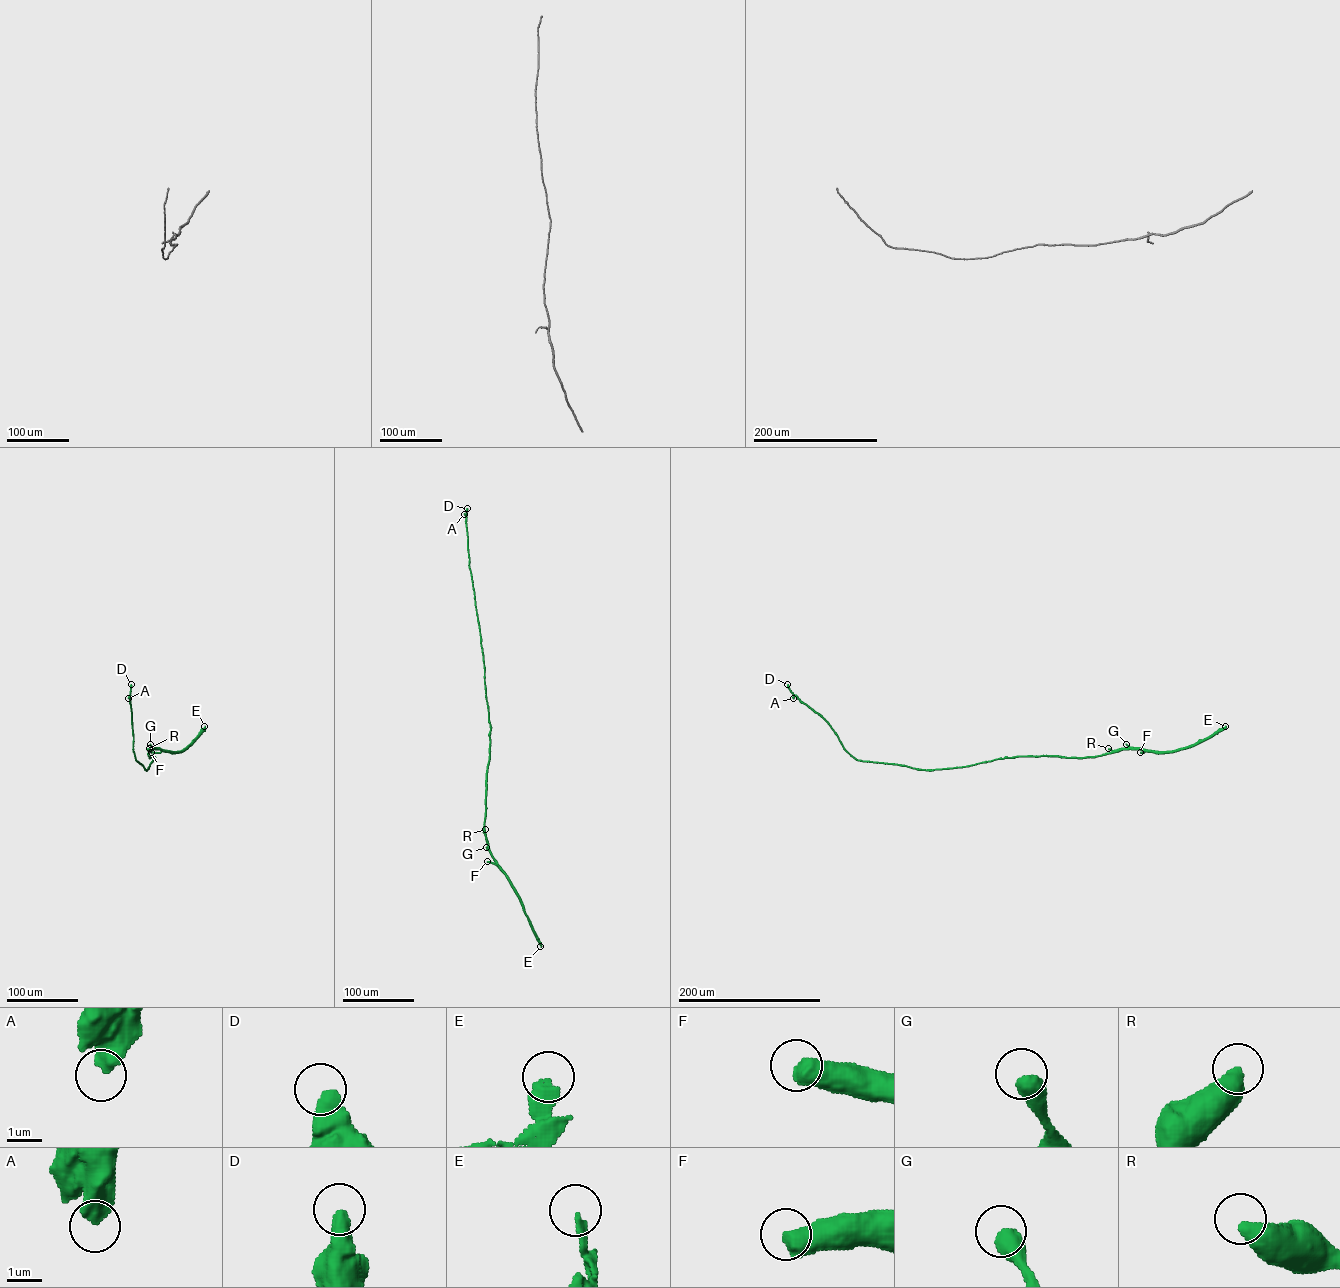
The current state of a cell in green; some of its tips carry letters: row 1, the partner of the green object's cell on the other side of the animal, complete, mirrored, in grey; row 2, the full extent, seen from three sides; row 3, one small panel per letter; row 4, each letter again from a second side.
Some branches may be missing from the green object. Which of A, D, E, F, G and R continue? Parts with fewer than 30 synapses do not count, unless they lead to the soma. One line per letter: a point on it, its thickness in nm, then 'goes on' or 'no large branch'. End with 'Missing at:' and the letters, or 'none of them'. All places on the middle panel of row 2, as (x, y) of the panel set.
A: place (464, 514); calibre 550 nm; no large branch
D: place (467, 508); calibre 550 nm; no large branch
E: place (540, 946); calibre 360 nm; no large branch
F: place (487, 861); calibre 600 nm; goes on
G: place (486, 847); calibre 550 nm; no large branch
R: place (485, 829); calibre 500 nm; no large branch
Missing at: F

